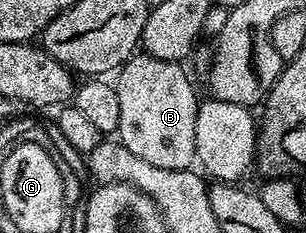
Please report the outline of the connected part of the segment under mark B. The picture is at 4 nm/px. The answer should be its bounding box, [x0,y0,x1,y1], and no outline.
[115,52,199,169]

